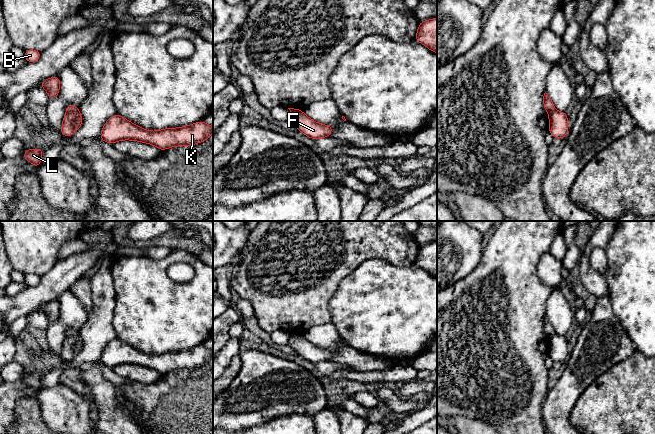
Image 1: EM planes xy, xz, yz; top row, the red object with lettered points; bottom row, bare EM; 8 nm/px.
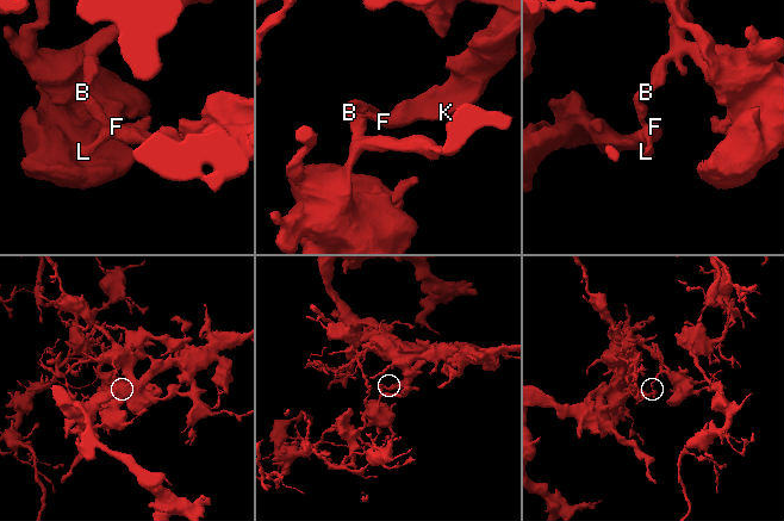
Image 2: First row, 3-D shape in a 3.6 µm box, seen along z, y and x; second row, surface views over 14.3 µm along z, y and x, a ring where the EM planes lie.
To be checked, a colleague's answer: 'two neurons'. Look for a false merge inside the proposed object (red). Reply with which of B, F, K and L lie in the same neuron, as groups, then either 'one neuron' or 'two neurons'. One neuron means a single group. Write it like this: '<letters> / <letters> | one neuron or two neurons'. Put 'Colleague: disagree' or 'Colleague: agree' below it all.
B / F K L | two neurons
Colleague: agree

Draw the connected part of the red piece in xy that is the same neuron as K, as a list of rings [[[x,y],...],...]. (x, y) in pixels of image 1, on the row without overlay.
[[[116,338],[104,348],[100,362],[113,368],[121,364],[133,364],[156,370],[162,375],[181,369],[192,370],[206,365],[213,357],[213,350],[199,345],[180,352],[167,352],[148,355]]]

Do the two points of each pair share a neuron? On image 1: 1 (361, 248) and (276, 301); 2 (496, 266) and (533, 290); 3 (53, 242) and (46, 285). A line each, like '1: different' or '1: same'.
1: same
2: same
3: different

